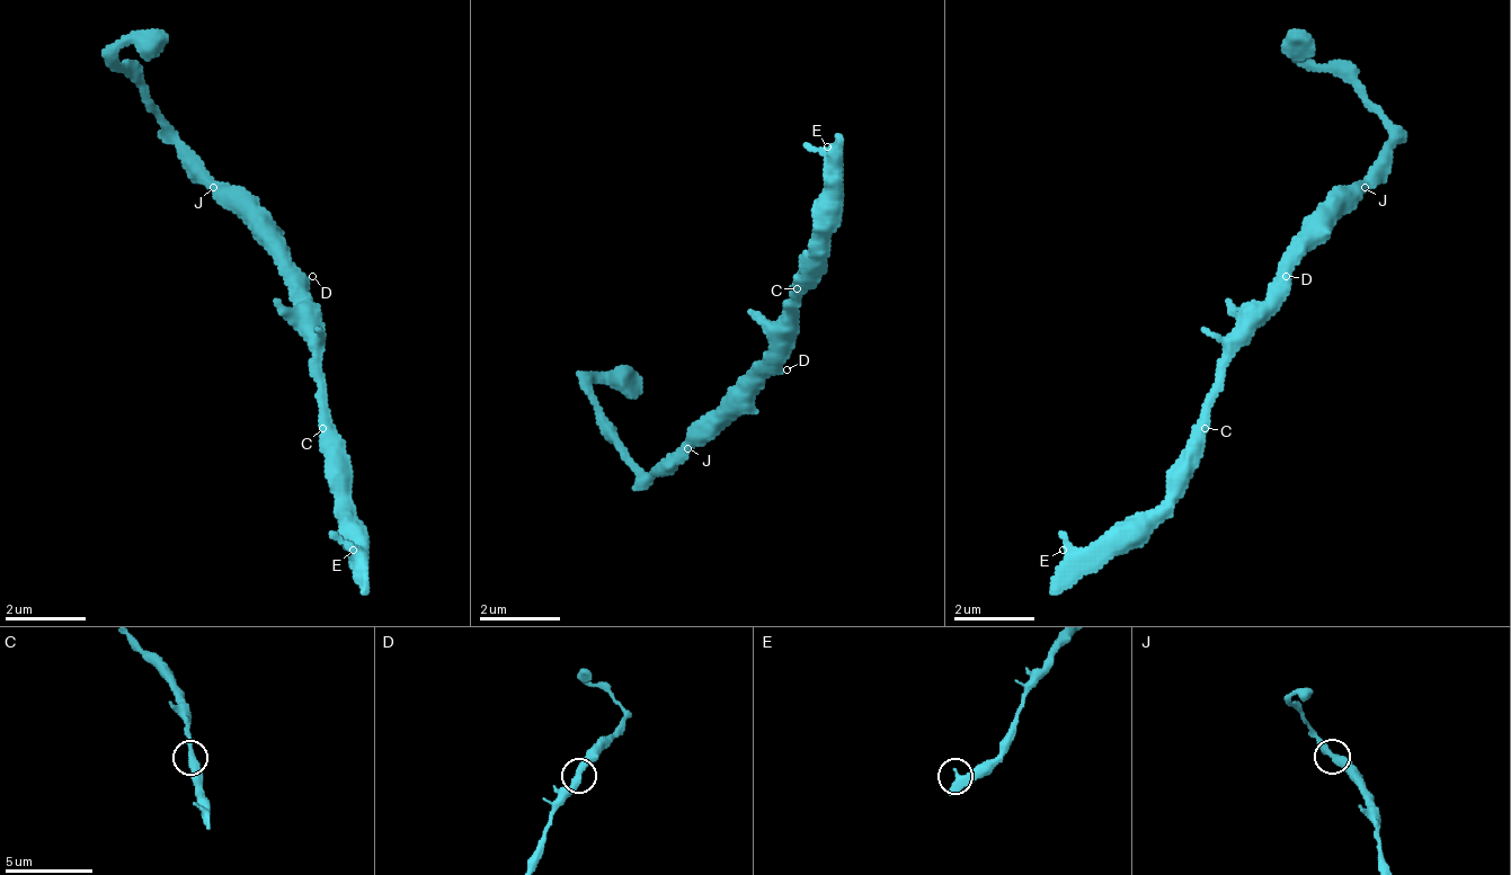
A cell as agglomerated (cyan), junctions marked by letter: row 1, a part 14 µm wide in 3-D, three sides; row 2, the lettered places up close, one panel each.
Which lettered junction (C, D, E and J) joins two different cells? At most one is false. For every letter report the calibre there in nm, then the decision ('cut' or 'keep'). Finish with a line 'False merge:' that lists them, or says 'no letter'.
C: 360 nm | keep
D: 380 nm | keep
E: 400 nm | keep
J: 400 nm | keep
False merge: no letter

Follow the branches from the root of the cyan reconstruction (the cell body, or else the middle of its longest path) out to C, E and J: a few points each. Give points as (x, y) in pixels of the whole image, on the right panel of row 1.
C: (1276, 286), (1276, 306), (1265, 317), (1265, 327), (1225, 367), (1225, 387), (1215, 398), (1205, 428)
E: (1276, 286), (1265, 327), (1225, 367), (1205, 418), (1205, 458), (1093, 550), (1063, 550)
J: (1276, 286), (1276, 276), (1367, 185)

